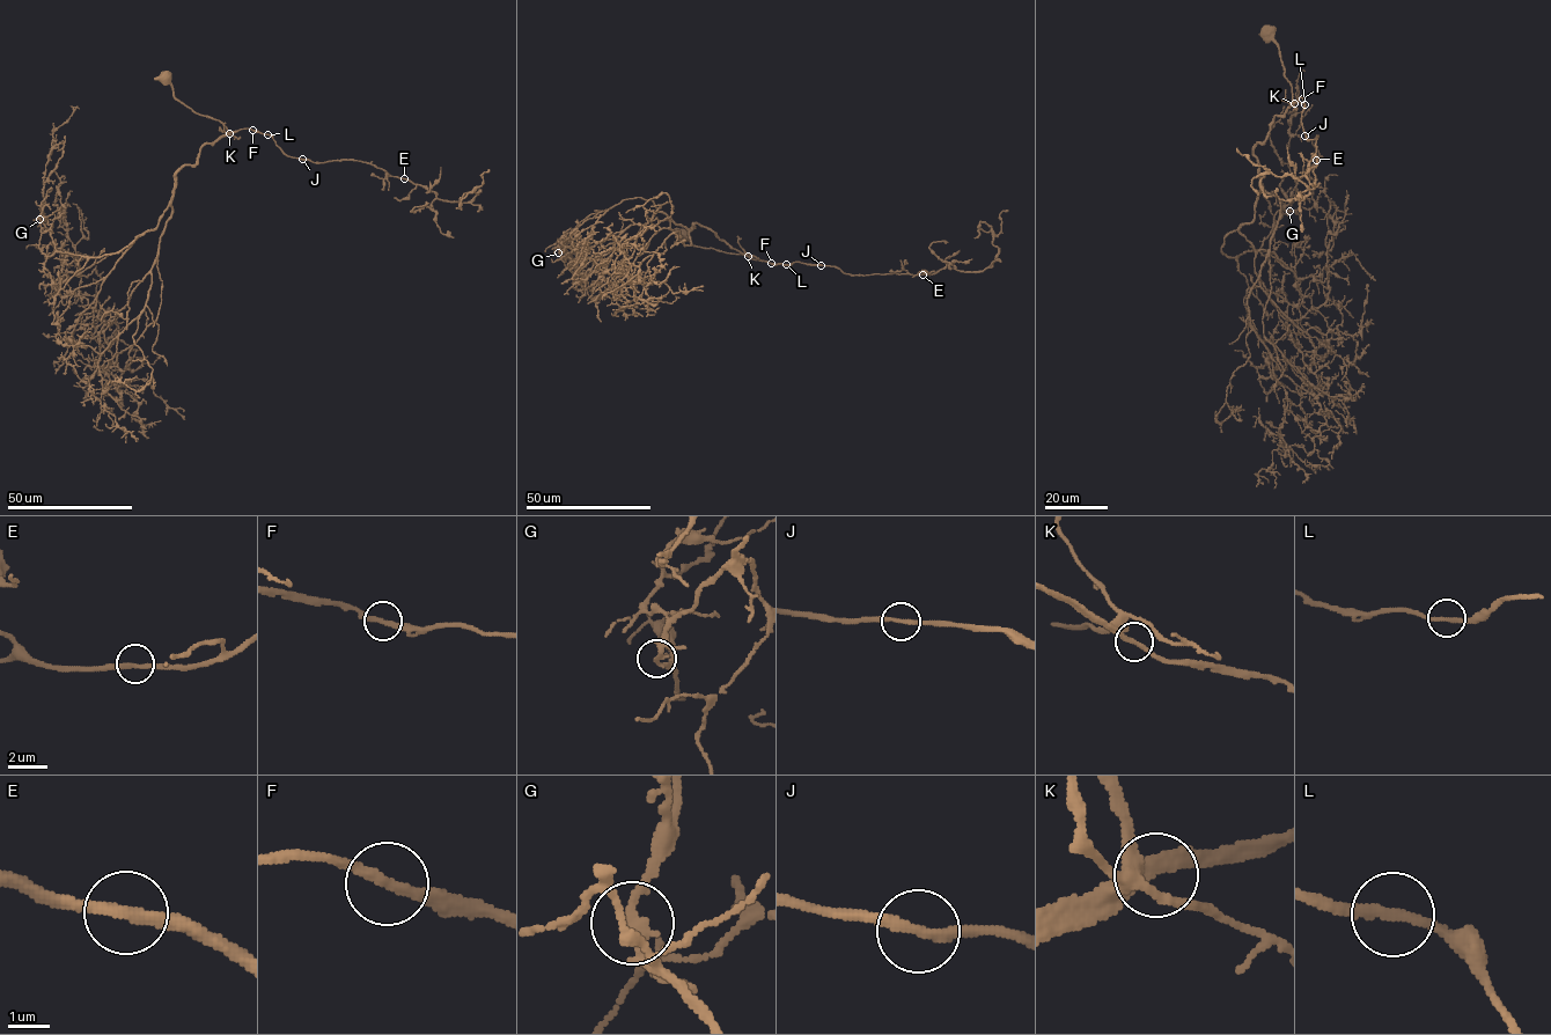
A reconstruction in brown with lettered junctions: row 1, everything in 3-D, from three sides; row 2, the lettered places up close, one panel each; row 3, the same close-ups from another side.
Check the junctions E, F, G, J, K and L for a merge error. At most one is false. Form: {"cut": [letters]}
{"cut": []}

